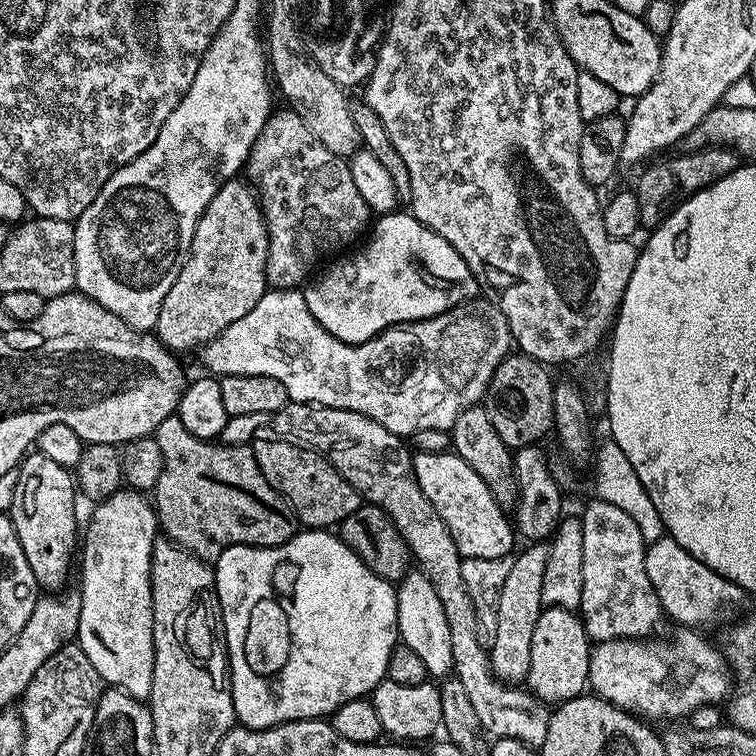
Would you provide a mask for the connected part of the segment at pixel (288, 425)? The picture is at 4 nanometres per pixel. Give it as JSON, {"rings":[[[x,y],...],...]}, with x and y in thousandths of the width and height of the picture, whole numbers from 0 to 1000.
{"rings":[[[382,532],[382,534],[373,542],[368,542],[362,548],[315,548],[313,550],[302,552],[299,563],[291,570],[288,582],[290,586],[300,587],[302,590],[320,590],[321,587],[332,590],[337,582],[372,582],[373,585],[392,587],[397,593],[409,593],[413,598],[419,598],[421,602],[430,603],[442,616],[442,622],[447,622],[447,627],[452,627],[452,632],[458,632],[458,638],[463,638],[471,644],[471,652],[485,663],[485,665],[499,667],[499,669],[501,669],[503,673],[521,690],[521,696],[526,696],[526,701],[532,706],[534,716],[540,720],[540,728],[545,731],[554,755],[561,757],[563,765],[569,765],[569,775],[574,775],[574,782],[578,783],[579,791],[585,796],[585,807],[590,807],[590,823],[595,827],[595,854],[598,856],[601,894],[602,898],[611,902],[612,910],[616,911],[616,918],[622,918],[622,930],[627,933],[627,939],[632,944],[632,955],[635,956],[636,964],[651,976],[659,974],[663,974],[664,976],[685,976],[685,981],[696,981],[702,989],[713,992],[713,989],[717,988],[722,981],[722,971],[728,967],[728,950],[730,948],[730,944],[726,933],[721,931],[720,927],[713,926],[705,915],[698,914],[697,909],[669,905],[655,889],[652,889],[647,858],[638,851],[638,848],[635,848],[635,835],[632,833],[632,823],[630,821],[627,796],[622,794],[622,786],[616,778],[616,769],[611,765],[611,737],[608,729],[601,717],[601,712],[595,706],[595,701],[590,696],[590,690],[585,690],[585,680],[579,680],[579,675],[574,675],[574,669],[569,669],[569,659],[563,659],[563,653],[558,653],[558,643],[553,643],[553,632],[548,627],[548,616],[545,615],[546,599],[542,597],[542,593],[540,598],[538,590],[534,589],[538,586],[536,586],[530,578],[522,577],[520,571],[511,569],[511,563],[495,558],[488,550],[480,550],[472,545],[452,542],[451,540],[426,540],[421,534],[393,534],[390,532]]]}

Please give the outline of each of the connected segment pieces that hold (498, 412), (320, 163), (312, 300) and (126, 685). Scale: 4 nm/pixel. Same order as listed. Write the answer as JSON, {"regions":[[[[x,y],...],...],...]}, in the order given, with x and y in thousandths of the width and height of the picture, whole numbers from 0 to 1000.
{"regions":[[[[673,468],[651,496],[643,520],[643,538],[653,569],[679,595],[714,587],[718,577],[731,570],[733,497],[721,483],[692,468]]],[[[376,146],[372,153],[360,151],[354,155],[352,167],[347,167],[347,177],[341,177],[328,205],[327,228],[327,237],[336,245],[344,276],[349,280],[354,306],[352,368],[361,382],[396,382],[409,369],[407,358],[411,357],[418,339],[438,340],[440,336],[454,335],[488,306],[489,278],[479,257],[474,257],[474,246],[468,246],[460,212],[447,204],[437,204],[437,198],[431,198],[431,193],[426,193],[426,188],[421,188],[421,183],[410,177],[410,167],[405,167],[405,161],[399,161],[392,148]]],[[[544,279],[511,280],[499,291],[503,292],[499,296],[496,292],[485,308],[487,323],[478,321],[466,331],[472,333],[462,332],[440,343],[440,349],[418,372],[414,369],[401,382],[405,405],[410,405],[410,415],[415,415],[418,425],[433,439],[442,442],[442,447],[459,455],[478,455],[493,450],[501,439],[508,439],[520,429],[540,429],[545,423],[574,421],[634,393],[630,390],[638,382],[636,372],[631,370],[622,352],[616,352],[611,336],[606,336],[606,331],[601,331],[601,325],[595,325],[590,315],[574,310],[574,304],[563,300]]],[[[160,648],[152,651],[146,659],[131,663],[116,688],[116,700],[108,704],[108,729],[103,735],[103,757],[106,751],[106,774],[103,782],[108,791],[108,812],[106,827],[101,835],[103,851],[119,881],[131,892],[139,906],[159,910],[167,918],[172,918],[180,926],[194,927],[201,919],[201,903],[204,902],[204,839],[201,837],[201,724],[209,712],[209,679],[200,665],[189,661],[187,652],[180,648]]]]}

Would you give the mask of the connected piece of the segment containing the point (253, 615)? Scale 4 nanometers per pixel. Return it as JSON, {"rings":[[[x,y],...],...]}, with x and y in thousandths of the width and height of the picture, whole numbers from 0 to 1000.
{"rings":[[[397,701],[393,702],[392,708],[385,709],[377,720],[369,720],[361,725],[341,725],[336,720],[311,720],[298,728],[298,730],[283,742],[283,755],[286,758],[286,784],[288,786],[288,796],[291,798],[294,845],[299,853],[302,865],[302,886],[304,890],[304,903],[307,906],[307,927],[310,929],[312,951],[321,962],[329,966],[336,963],[361,963],[369,958],[382,958],[390,952],[422,952],[425,950],[438,948],[439,943],[447,939],[447,934],[458,934],[458,929],[468,929],[470,926],[485,922],[511,898],[513,882],[516,881],[516,865],[522,860],[529,840],[529,835],[526,833],[526,796],[524,795],[524,778],[521,776],[520,769],[507,767],[500,759],[495,759],[495,754],[489,754],[489,749],[484,749],[484,743],[479,743],[479,738],[474,738],[474,733],[468,733],[468,728],[463,728],[463,722],[458,722],[458,717],[452,717],[443,702]]]}

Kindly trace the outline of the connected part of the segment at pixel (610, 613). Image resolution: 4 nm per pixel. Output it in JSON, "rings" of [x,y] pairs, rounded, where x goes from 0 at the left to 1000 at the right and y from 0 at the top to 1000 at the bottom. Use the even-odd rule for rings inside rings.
{"rings":[[[783,659],[772,672],[767,694],[770,696],[770,791],[765,813],[772,823],[779,848],[861,843],[868,824],[876,819],[876,808],[870,786],[860,770],[860,759],[854,757],[854,718],[849,702],[844,698],[844,690],[839,690],[832,680],[816,669],[810,669],[807,664]]]}

